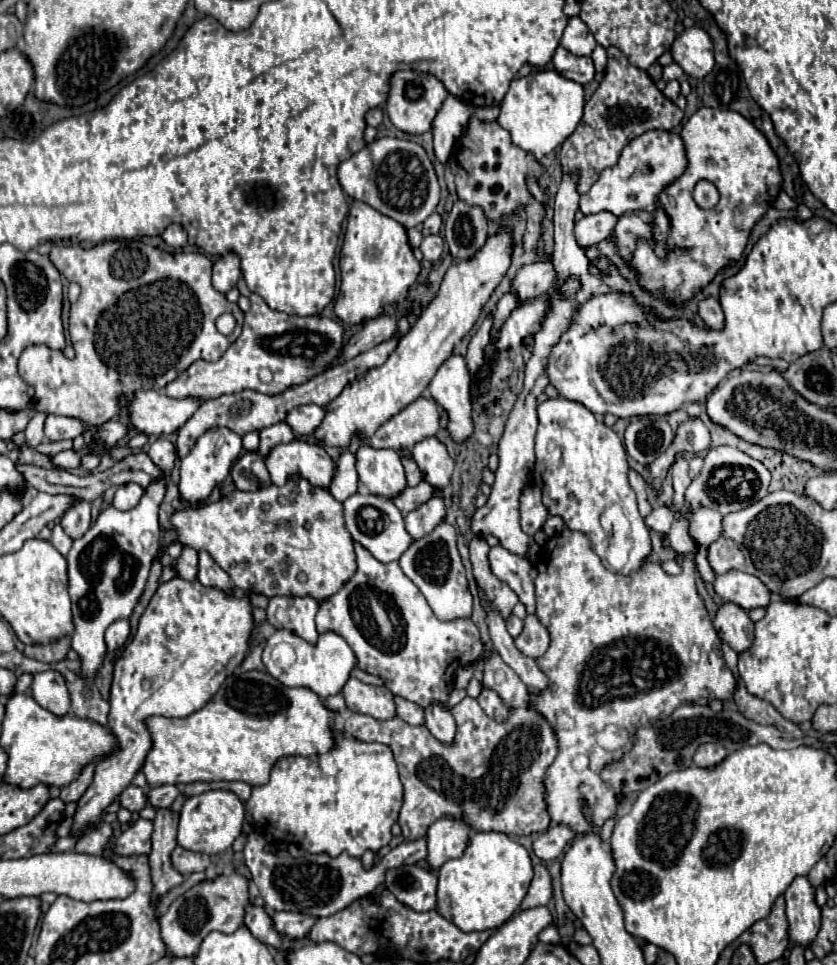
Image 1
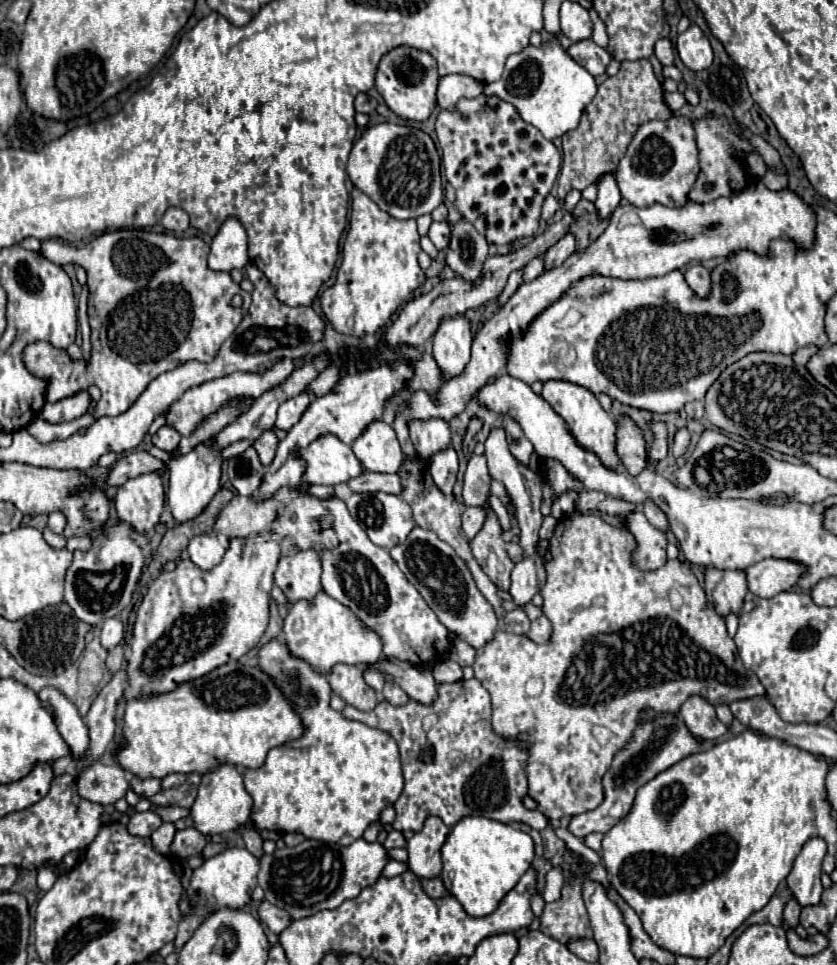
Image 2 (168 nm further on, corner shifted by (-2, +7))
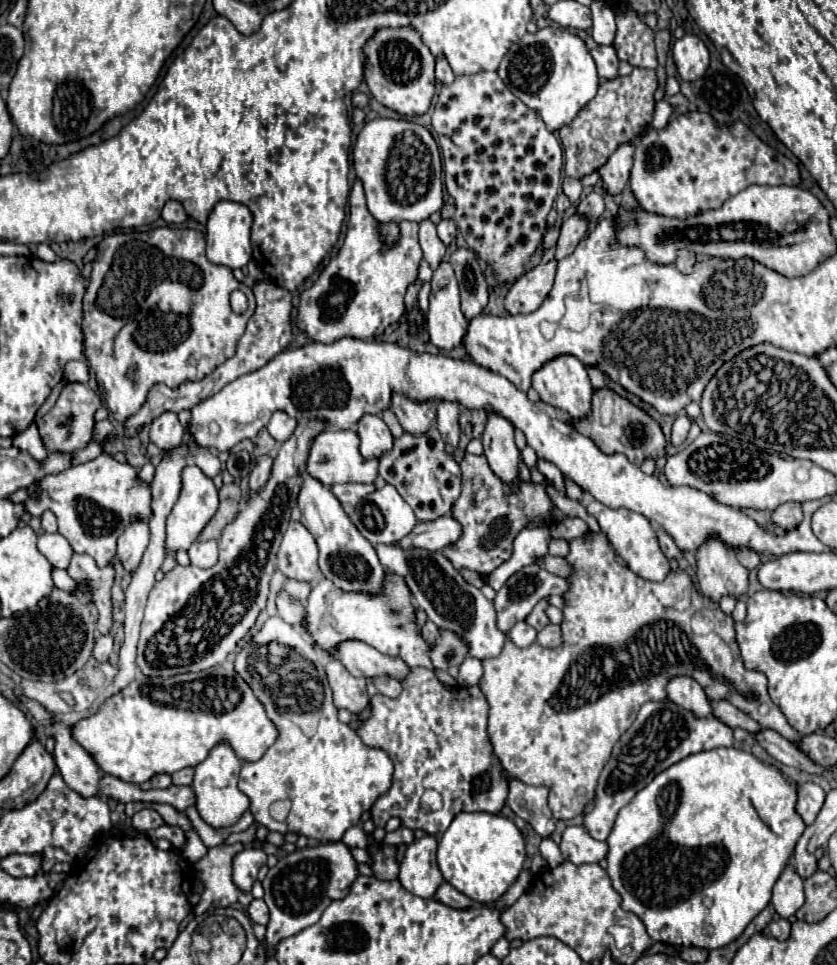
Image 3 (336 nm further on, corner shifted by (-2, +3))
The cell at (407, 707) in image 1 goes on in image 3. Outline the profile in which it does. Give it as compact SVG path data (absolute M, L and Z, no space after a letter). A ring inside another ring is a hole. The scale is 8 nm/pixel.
M380 677L380 679L374 679L374 685L378 689L378 693L386 695L386 697L398 697L400 691L402 691L402 683L400 681L392 681L390 677Z

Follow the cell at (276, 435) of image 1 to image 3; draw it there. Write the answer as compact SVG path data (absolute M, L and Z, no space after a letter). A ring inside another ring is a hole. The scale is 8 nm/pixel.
M262 455L262 457L256 459L254 469L250 473L250 489L252 489L252 493L262 489L262 485L266 483L266 479L270 475L270 467L272 467L272 457L270 455Z

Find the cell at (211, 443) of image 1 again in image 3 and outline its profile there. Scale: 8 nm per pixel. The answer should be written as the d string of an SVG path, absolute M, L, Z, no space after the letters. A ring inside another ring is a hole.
M190 465L182 471L182 491L180 497L172 509L172 513L168 515L168 523L166 523L166 549L168 551L178 551L178 549L188 549L198 533L204 529L204 525L212 519L212 515L218 509L218 489L214 485L214 481L210 477L206 477L198 467Z

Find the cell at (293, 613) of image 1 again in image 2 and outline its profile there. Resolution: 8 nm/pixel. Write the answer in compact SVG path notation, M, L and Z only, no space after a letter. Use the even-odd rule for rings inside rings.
M314 549L294 551L280 557L274 573L276 585L284 591L290 603L312 599L320 589L320 559Z

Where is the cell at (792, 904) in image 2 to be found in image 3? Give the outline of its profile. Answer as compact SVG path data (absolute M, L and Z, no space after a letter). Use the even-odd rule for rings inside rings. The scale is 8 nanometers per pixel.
M788 865L780 879L774 885L772 891L772 905L776 913L784 919L792 917L804 903L804 889L802 889L802 879L798 873Z

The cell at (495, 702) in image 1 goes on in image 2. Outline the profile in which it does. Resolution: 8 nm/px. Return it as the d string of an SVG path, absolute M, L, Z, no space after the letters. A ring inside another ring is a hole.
M574 511L576 515L568 515L564 519L558 521L556 531L550 539L550 553L552 553L552 561L546 565L546 585L542 587L544 615L548 617L552 623L552 639L546 645L538 645L534 641L530 641L528 637L518 637L512 635L508 631L498 631L496 637L480 647L476 651L476 661L474 661L474 673L476 679L488 689L488 693L492 695L492 729L496 735L510 739L510 741L526 741L528 743L528 761L526 761L526 775L528 775L528 795L538 803L538 809L546 815L546 819L550 821L558 821L562 817L574 817L580 815L584 811L592 811L596 809L602 799L604 799L604 791L602 791L602 777L608 771L614 755L626 745L626 741L632 737L632 731L636 727L636 719L638 713L644 707L652 707L654 711L670 711L670 713L678 713L682 703L690 697L690 695L698 695L704 693L702 697L706 697L706 701L710 701L712 705L720 705L720 703L734 703L740 699L752 699L758 695L766 695L764 685L760 683L760 679L754 673L746 673L738 653L736 653L736 645L734 639L728 635L726 631L726 623L724 617L720 617L714 609L714 605L706 599L704 589L700 587L698 579L694 577L694 573L690 571L690 563L688 561L668 561L664 567L656 569L656 571L640 571L632 565L630 561L630 553L634 551L634 537L626 531L626 527L614 527L608 525L606 521L602 521L600 515L582 515L580 511ZM670 589L676 589L684 603L680 609L672 607L670 603Z

